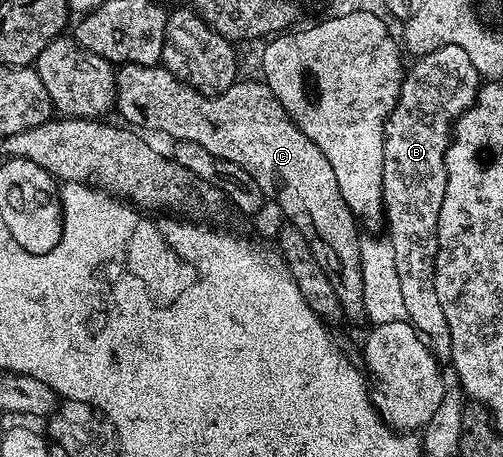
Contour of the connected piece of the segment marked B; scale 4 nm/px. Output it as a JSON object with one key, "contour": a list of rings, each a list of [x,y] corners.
{"contour":[[[441,44],[432,52],[415,61],[407,69],[400,87],[400,97],[384,127],[382,146],[382,194],[384,195],[384,220],[388,232],[386,238],[394,250],[394,266],[398,266],[398,283],[402,290],[402,302],[406,302],[407,321],[424,337],[432,355],[444,362],[452,355],[450,330],[442,306],[438,306],[438,294],[434,290],[434,266],[438,246],[438,210],[442,210],[442,198],[446,194],[446,166],[444,155],[452,140],[456,119],[470,107],[480,93],[482,78],[474,70],[474,62],[462,50],[462,46]]]}

